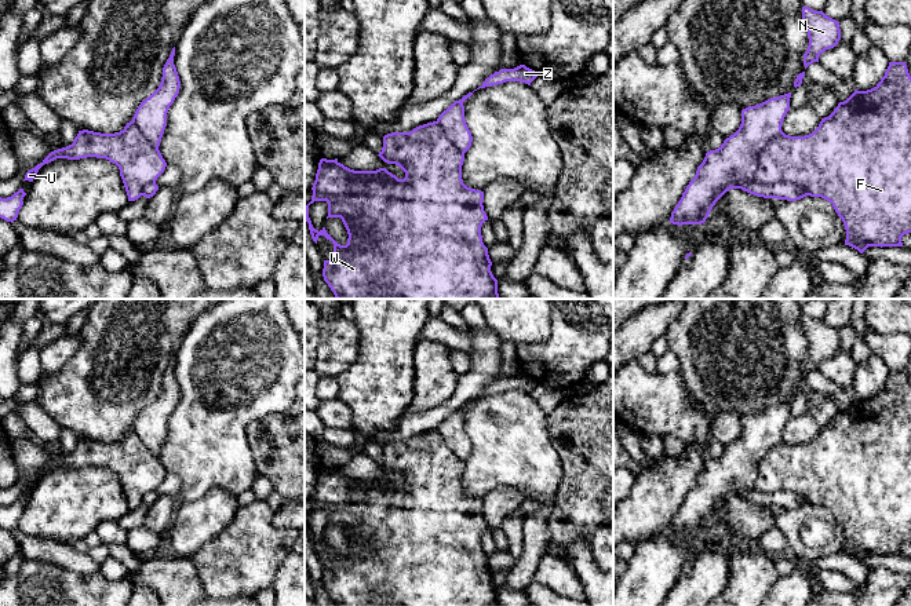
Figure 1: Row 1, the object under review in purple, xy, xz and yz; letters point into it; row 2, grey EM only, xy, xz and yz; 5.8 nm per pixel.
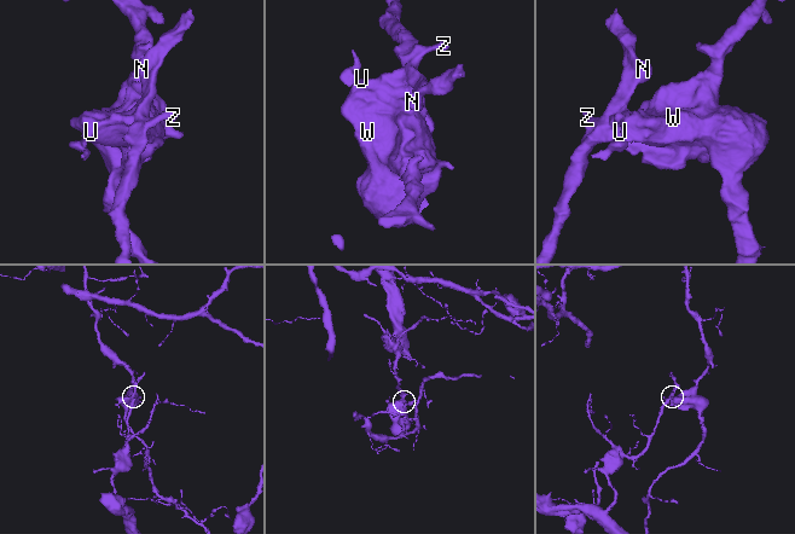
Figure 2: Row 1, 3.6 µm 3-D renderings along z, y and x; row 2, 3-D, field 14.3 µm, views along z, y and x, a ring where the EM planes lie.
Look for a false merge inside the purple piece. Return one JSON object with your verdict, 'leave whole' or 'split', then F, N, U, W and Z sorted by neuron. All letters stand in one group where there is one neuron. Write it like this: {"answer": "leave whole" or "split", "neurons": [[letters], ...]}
{"answer": "split", "neurons": [["F", "U", "W"], ["N", "Z"]]}

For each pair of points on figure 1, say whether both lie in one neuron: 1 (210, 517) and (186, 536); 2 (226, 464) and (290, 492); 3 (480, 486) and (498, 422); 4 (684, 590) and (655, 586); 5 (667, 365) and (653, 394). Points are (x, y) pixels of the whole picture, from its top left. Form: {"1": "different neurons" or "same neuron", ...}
{"1": "same neuron", "2": "different neurons", "3": "same neuron", "4": "different neurons", "5": "different neurons"}

